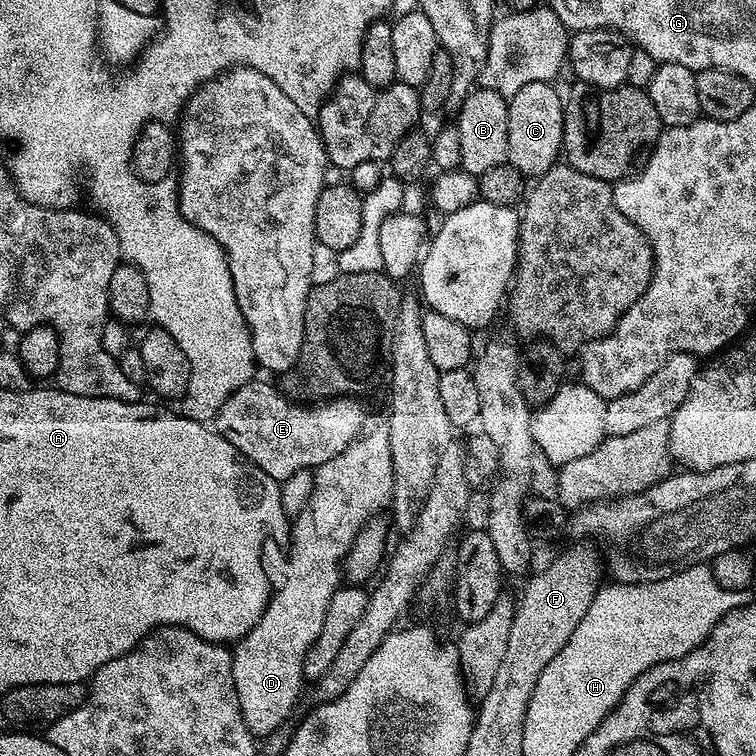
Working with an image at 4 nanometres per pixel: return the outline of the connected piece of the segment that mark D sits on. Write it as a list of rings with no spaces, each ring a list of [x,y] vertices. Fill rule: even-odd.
[[[380,426],[371,432],[365,431],[355,444],[350,445],[342,454],[330,458],[322,467],[315,469],[316,481],[312,493],[304,504],[304,509],[291,521],[292,545],[288,548],[288,565],[284,568],[284,581],[275,585],[264,607],[262,618],[249,630],[247,636],[235,645],[232,652],[232,673],[242,718],[252,735],[267,738],[279,733],[280,728],[292,716],[296,703],[300,700],[300,687],[306,683],[304,659],[308,647],[316,638],[326,618],[330,598],[342,587],[342,569],[345,556],[364,525],[381,515],[380,511],[389,507],[394,486],[394,466],[390,452],[390,434],[387,427]]]

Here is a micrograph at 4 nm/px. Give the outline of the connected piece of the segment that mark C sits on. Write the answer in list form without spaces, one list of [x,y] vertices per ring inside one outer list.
[[[530,82],[508,100],[508,163],[524,178],[545,176],[558,163],[564,147],[564,101],[560,100],[551,83]]]

